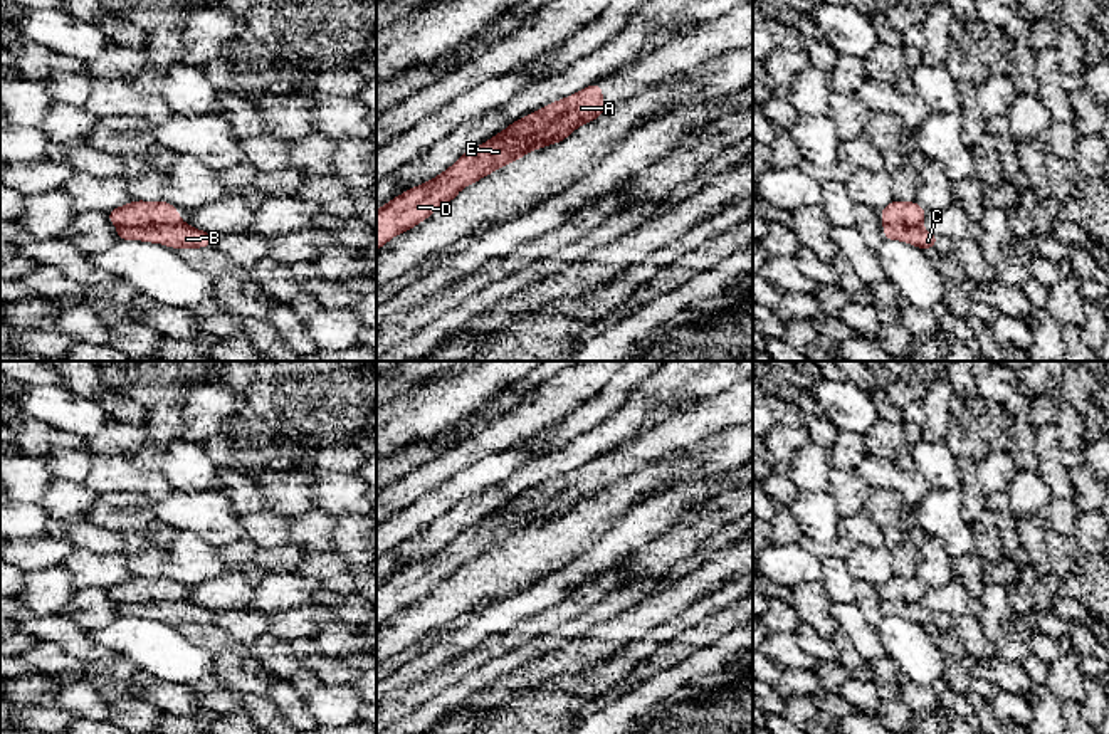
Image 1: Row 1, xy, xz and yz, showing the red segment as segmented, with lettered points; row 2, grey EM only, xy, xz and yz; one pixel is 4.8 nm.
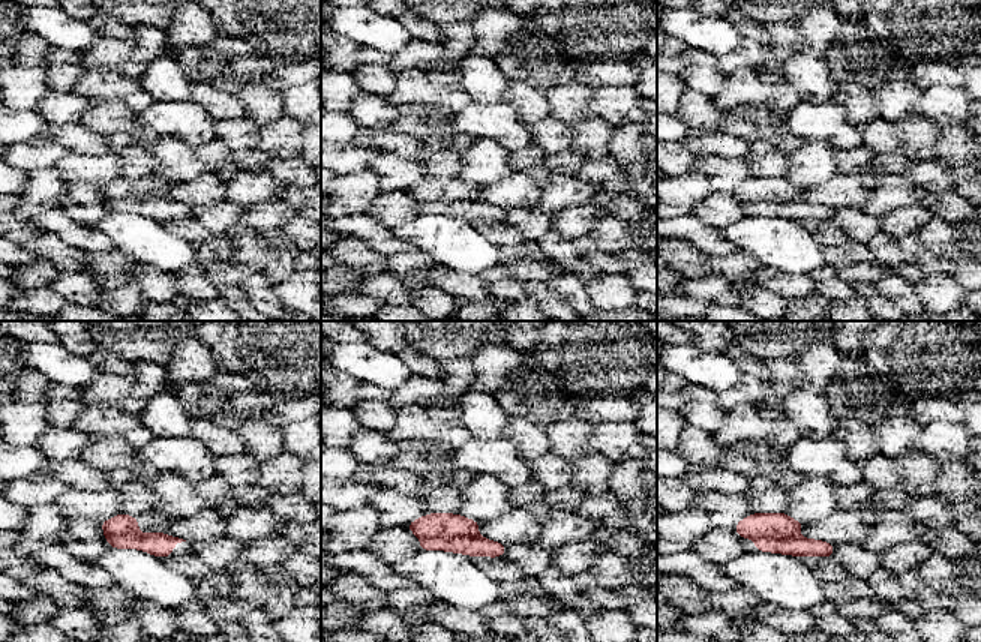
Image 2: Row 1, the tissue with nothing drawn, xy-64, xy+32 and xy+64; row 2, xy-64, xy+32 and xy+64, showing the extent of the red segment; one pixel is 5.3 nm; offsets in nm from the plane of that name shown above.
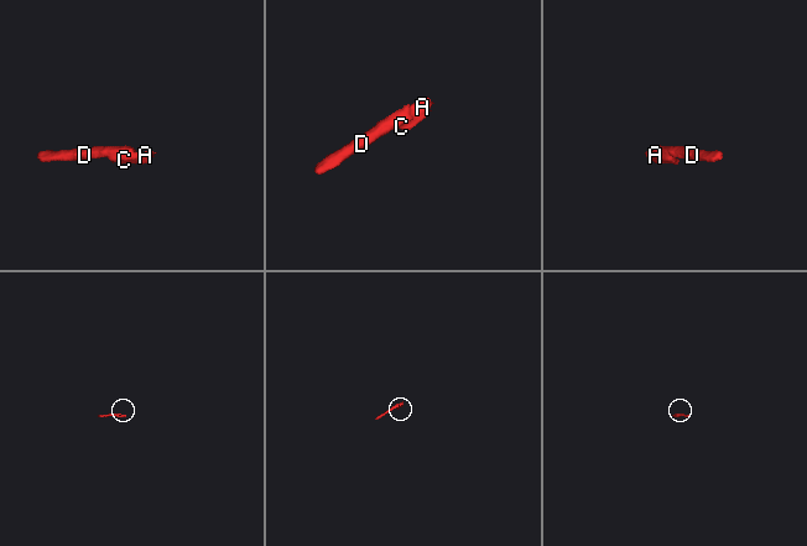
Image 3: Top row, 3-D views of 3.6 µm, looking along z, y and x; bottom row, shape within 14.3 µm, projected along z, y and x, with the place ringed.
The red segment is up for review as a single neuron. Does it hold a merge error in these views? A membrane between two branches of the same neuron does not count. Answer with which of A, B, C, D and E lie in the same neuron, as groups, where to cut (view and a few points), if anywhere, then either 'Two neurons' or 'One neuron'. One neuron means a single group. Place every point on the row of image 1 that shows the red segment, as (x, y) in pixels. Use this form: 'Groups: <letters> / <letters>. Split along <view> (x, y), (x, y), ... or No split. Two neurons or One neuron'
Groups: A B C / D E. Split along xy (180, 222), (120, 227). Two neurons

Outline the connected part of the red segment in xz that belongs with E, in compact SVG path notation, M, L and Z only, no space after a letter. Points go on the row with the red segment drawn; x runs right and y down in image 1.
M507 128L484 144L465 151L450 168L423 185L408 188L376 210L376 250L395 235L412 230L457 193L489 173L523 158L538 146Z

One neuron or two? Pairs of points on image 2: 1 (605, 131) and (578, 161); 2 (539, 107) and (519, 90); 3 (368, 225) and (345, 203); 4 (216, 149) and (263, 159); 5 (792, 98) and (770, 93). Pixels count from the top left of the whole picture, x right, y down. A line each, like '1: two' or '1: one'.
1: one
2: one
3: two
4: two
5: one

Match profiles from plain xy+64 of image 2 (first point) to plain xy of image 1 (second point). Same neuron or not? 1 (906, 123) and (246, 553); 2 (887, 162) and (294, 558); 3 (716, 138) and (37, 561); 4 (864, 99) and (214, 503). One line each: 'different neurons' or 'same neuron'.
1: different neurons
2: same neuron
3: different neurons
4: different neurons

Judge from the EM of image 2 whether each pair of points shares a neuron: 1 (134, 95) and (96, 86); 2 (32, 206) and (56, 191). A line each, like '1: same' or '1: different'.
1: same
2: same

